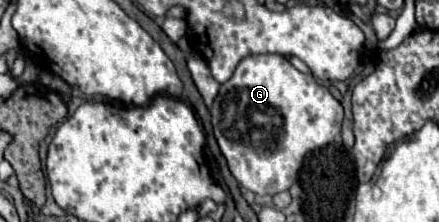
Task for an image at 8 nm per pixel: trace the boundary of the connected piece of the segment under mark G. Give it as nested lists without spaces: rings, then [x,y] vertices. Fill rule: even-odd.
[[[247,55],[239,61],[233,77],[221,85],[211,117],[215,139],[237,183],[255,195],[275,195],[287,191],[297,181],[307,153],[329,145],[341,133],[343,107],[313,75],[297,71],[289,61],[279,61],[279,55]]]

